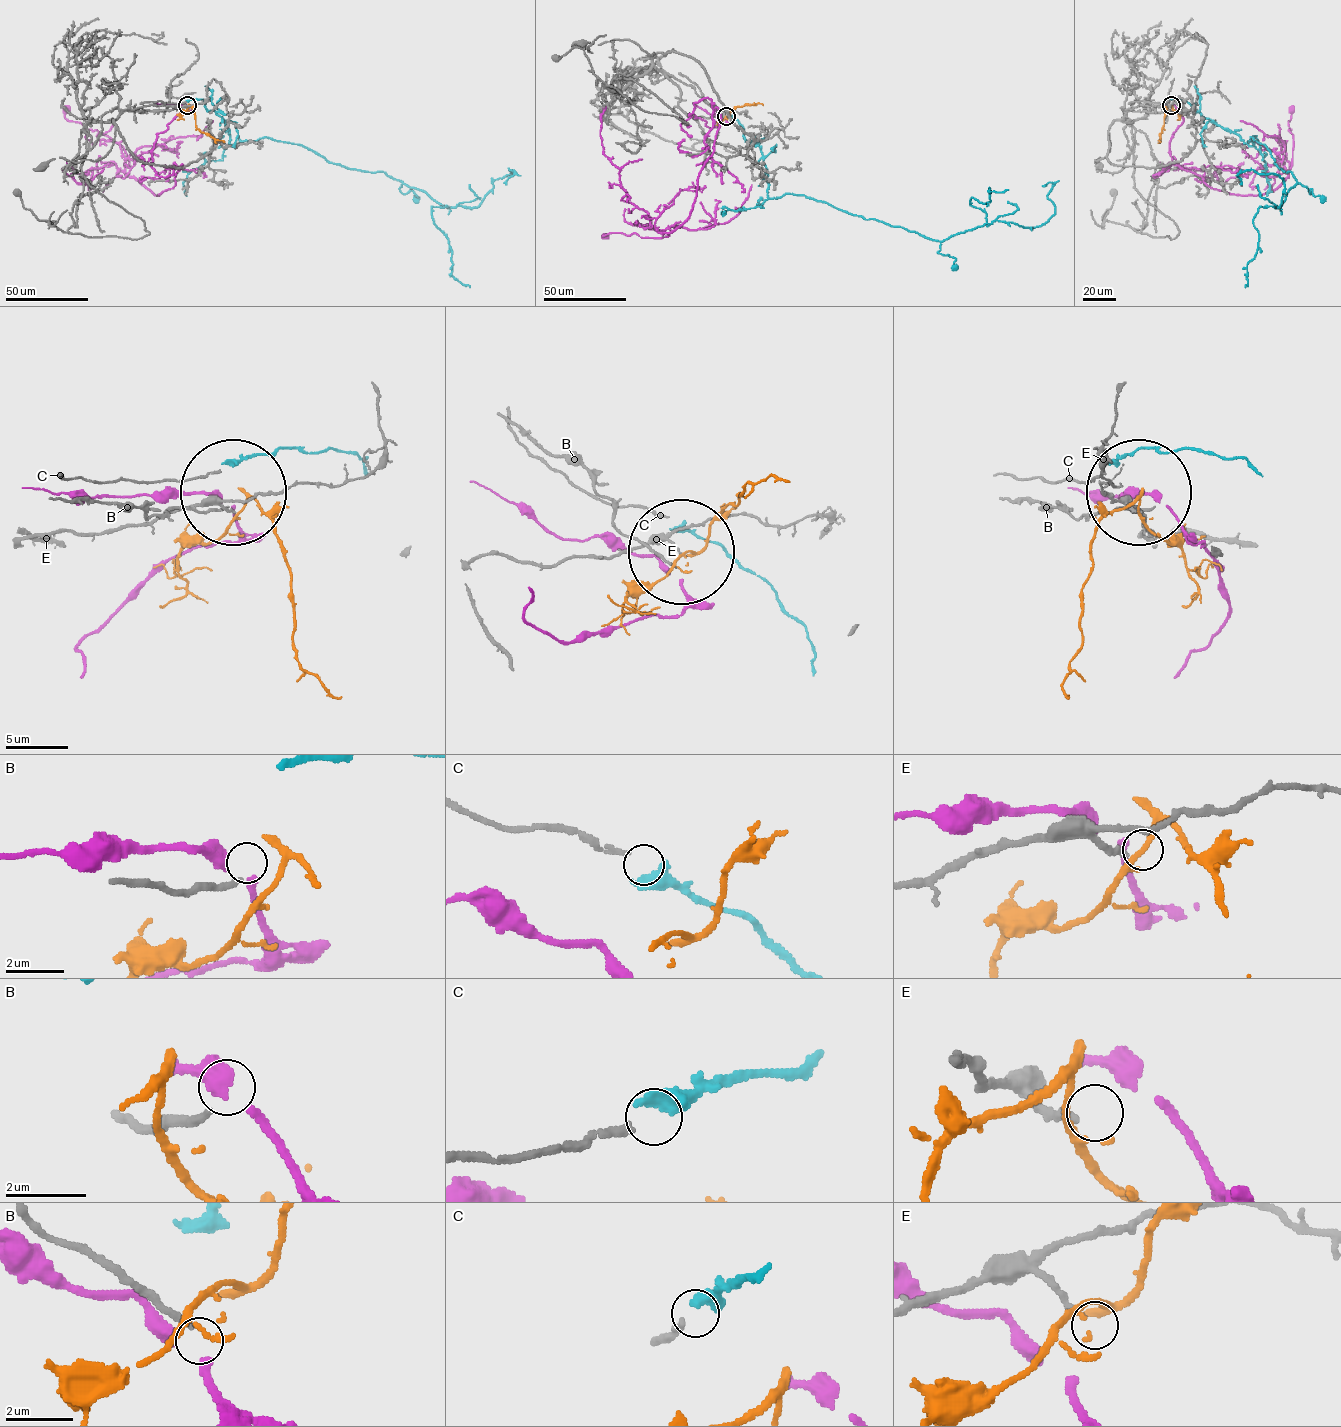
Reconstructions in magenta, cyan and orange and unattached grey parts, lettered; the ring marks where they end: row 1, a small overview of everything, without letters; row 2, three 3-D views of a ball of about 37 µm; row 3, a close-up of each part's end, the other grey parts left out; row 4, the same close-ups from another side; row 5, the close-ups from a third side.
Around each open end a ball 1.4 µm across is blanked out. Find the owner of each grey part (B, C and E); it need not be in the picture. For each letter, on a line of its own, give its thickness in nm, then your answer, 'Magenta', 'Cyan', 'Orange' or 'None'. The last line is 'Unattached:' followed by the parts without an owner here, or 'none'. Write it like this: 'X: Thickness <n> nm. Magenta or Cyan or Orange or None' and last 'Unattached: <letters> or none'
B: Thickness 200 nm. None
C: Thickness 160 nm. Cyan
E: Thickness 190 nm. None
Unattached: B, E

